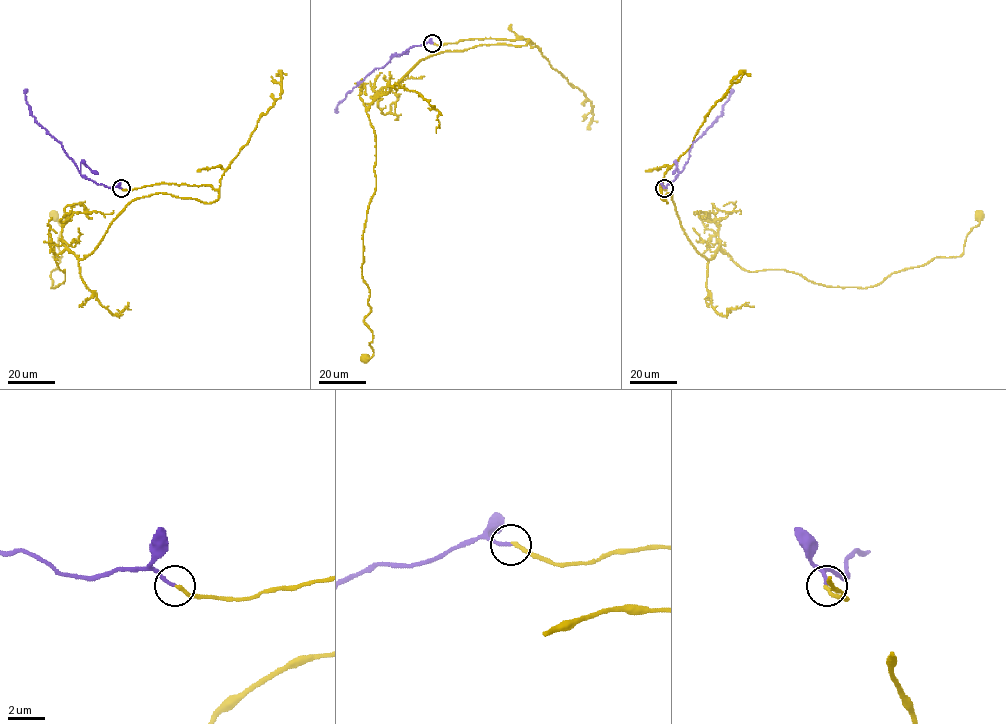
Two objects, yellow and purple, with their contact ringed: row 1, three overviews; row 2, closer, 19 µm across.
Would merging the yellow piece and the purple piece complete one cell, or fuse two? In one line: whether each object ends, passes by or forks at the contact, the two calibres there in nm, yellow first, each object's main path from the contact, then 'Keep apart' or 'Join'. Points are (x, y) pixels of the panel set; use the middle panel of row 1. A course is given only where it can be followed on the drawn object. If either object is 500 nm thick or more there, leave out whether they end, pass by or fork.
At the ring yellow ends. At the ring purple ends. Thickness 190 nm (yellow) against 190 nm. Course of yellow: (432, 43), (530, 40), (426, 57), (366, 109), (376, 145), (363, 234), (373, 353), (365, 358). Course of purple: (432, 43), (427, 42), (394, 55), (383, 67), (374, 69), (337, 105), (338, 112). Join

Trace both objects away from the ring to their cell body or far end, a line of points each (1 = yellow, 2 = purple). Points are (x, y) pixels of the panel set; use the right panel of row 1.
1: (664, 188), (708, 259), (719, 249), (749, 271), (830, 287), (867, 288), (959, 257), (979, 218)
2: (664, 188), (683, 169), (692, 143), (722, 115), (733, 89)

